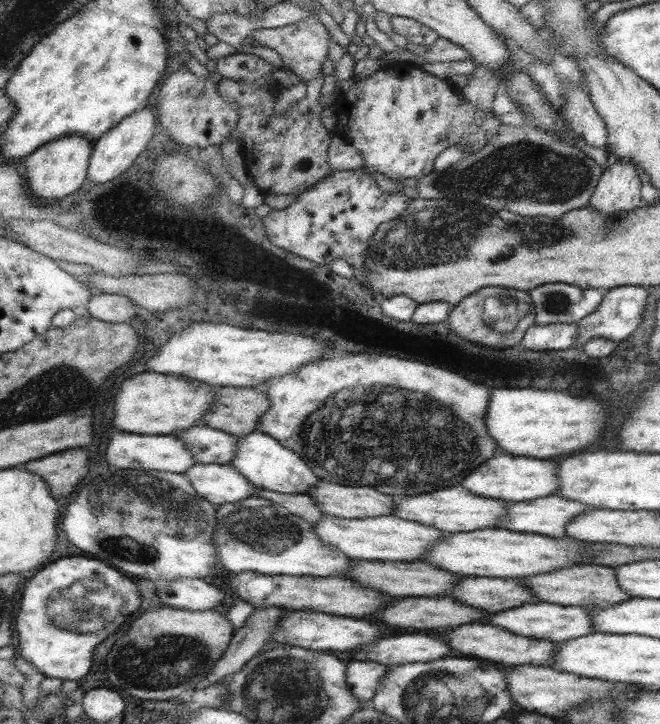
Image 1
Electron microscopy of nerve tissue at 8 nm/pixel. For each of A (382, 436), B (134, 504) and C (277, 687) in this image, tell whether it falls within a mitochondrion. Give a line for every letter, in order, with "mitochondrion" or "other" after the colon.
A: mitochondrion
B: mitochondrion
C: mitochondrion

